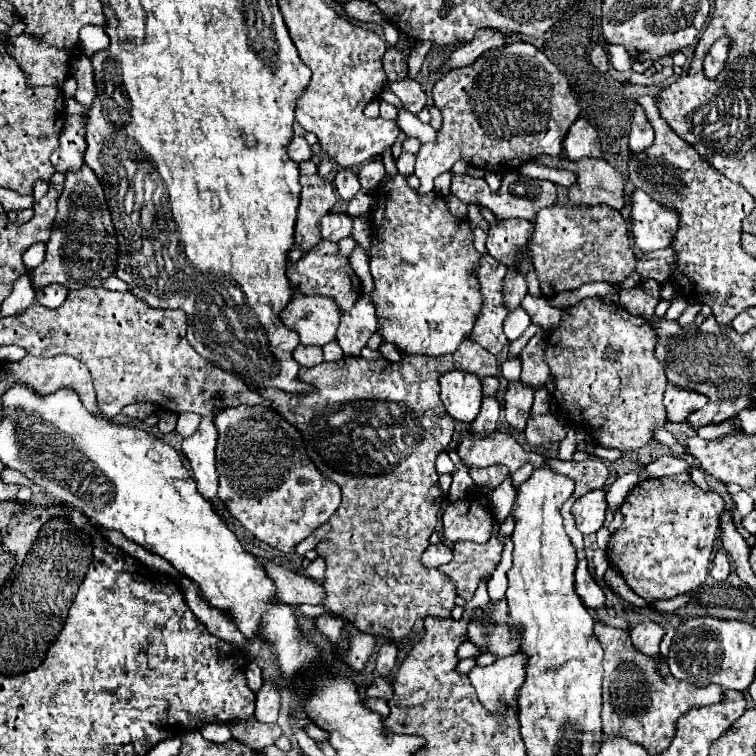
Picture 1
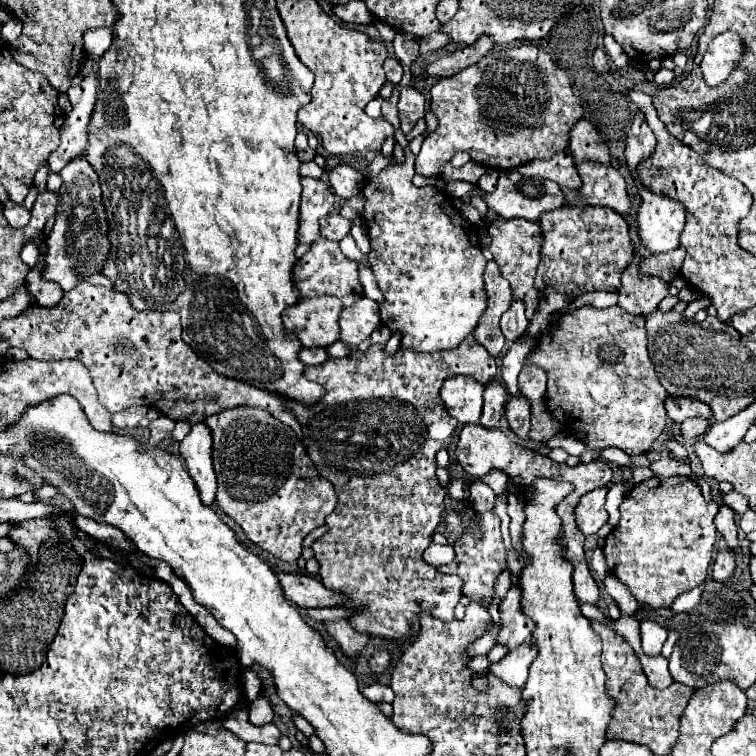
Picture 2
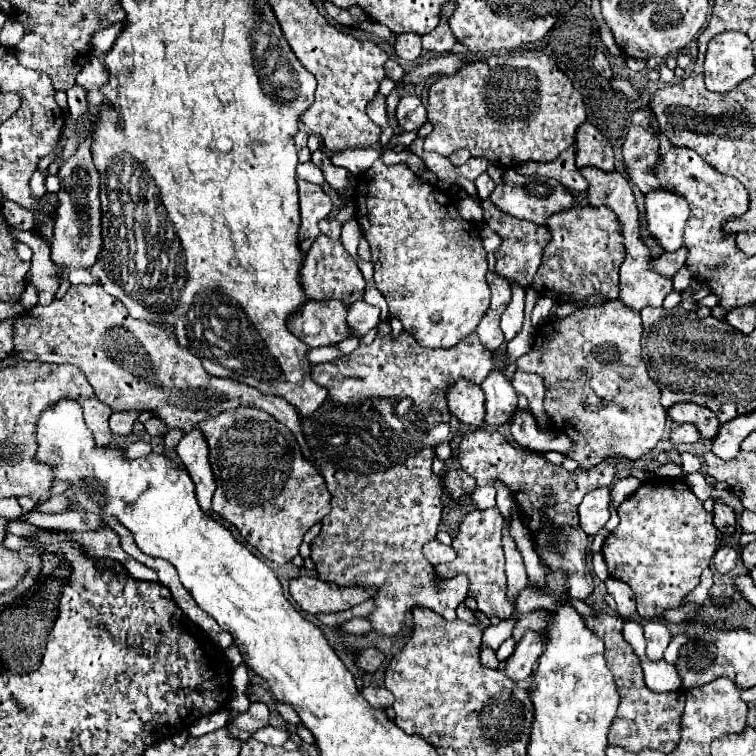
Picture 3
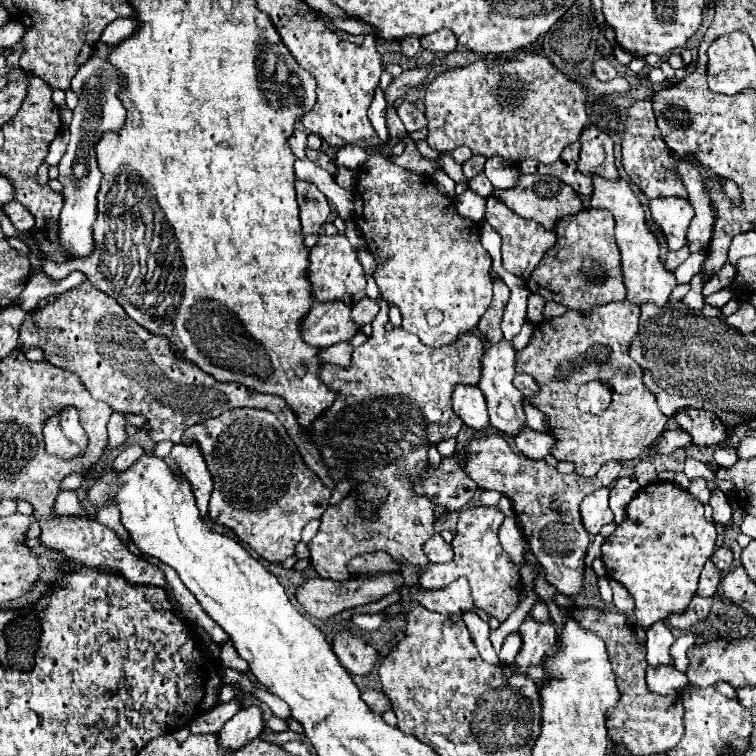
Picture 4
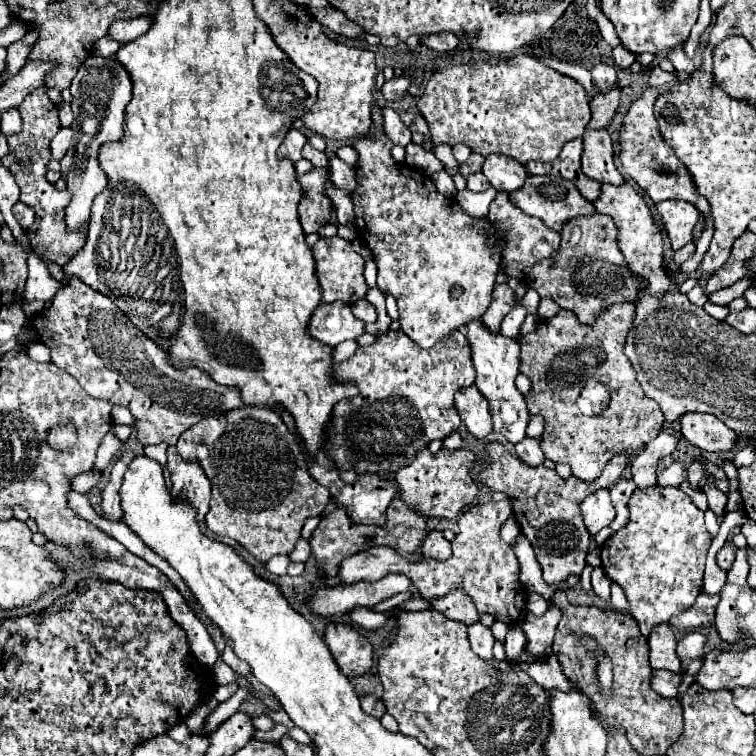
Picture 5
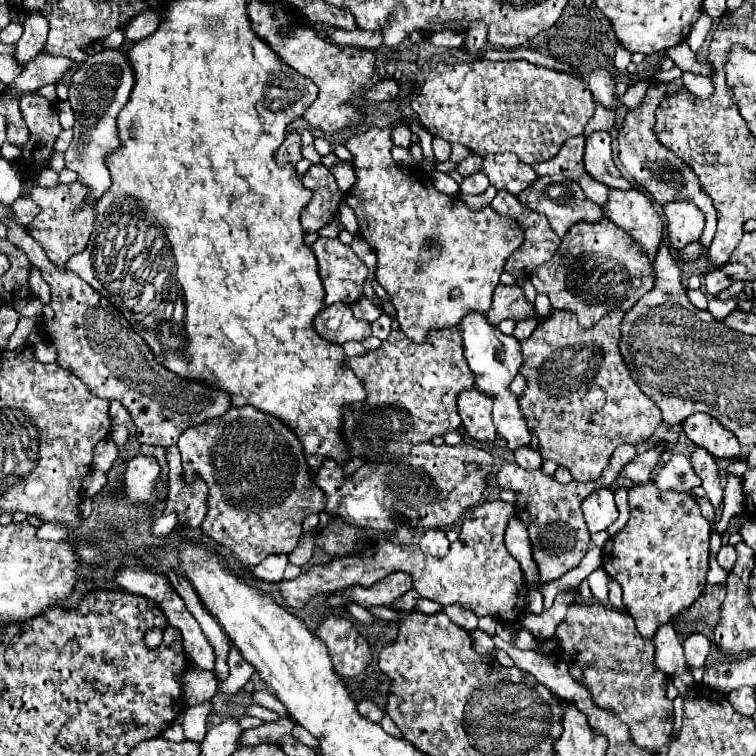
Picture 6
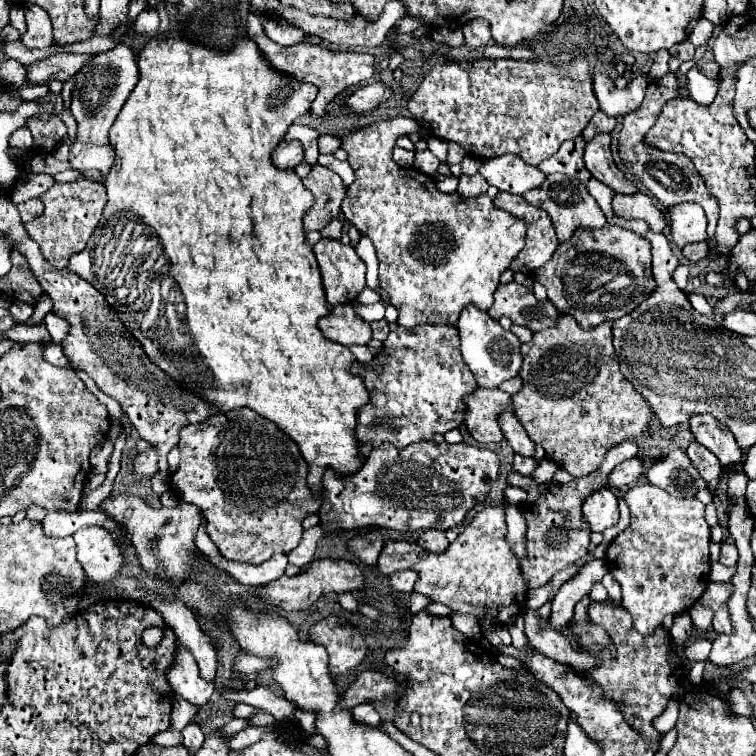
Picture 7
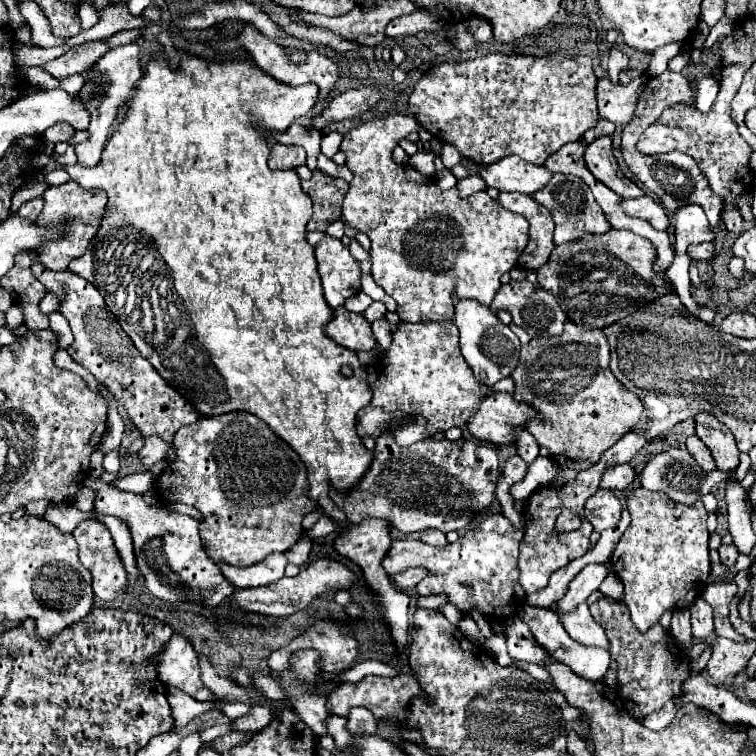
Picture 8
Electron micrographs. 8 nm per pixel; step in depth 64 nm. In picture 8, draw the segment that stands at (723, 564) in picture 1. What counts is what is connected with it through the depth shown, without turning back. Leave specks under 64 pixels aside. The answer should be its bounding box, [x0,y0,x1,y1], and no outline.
[718,544,740,566]

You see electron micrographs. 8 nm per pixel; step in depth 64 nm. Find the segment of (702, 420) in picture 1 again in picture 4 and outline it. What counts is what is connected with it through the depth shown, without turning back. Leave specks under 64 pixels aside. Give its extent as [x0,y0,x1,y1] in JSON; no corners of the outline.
[658,428,692,454]

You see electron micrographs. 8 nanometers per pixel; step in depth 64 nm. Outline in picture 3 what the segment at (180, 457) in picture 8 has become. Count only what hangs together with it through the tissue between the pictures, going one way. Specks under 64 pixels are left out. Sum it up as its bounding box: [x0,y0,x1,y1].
[198,408,332,564]

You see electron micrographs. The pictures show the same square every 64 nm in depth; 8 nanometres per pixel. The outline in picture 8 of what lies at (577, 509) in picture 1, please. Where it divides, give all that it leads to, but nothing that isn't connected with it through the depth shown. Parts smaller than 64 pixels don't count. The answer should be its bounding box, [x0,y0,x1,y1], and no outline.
[584,490,622,532]

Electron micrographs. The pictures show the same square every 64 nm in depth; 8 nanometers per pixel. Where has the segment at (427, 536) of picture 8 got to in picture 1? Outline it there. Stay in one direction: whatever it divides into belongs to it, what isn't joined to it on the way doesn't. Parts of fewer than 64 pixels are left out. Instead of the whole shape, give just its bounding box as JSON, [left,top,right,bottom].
[422,544,452,568]

